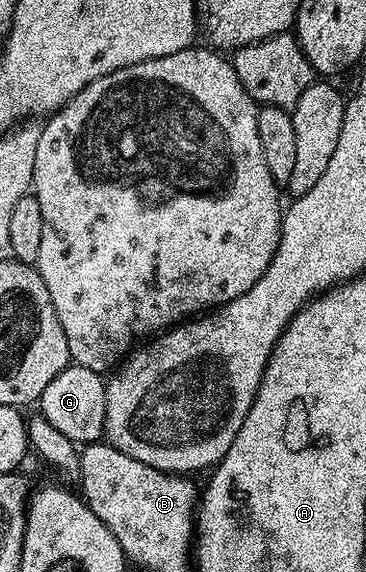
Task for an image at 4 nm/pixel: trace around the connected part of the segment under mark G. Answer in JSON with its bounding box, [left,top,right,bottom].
[37,366,107,444]

